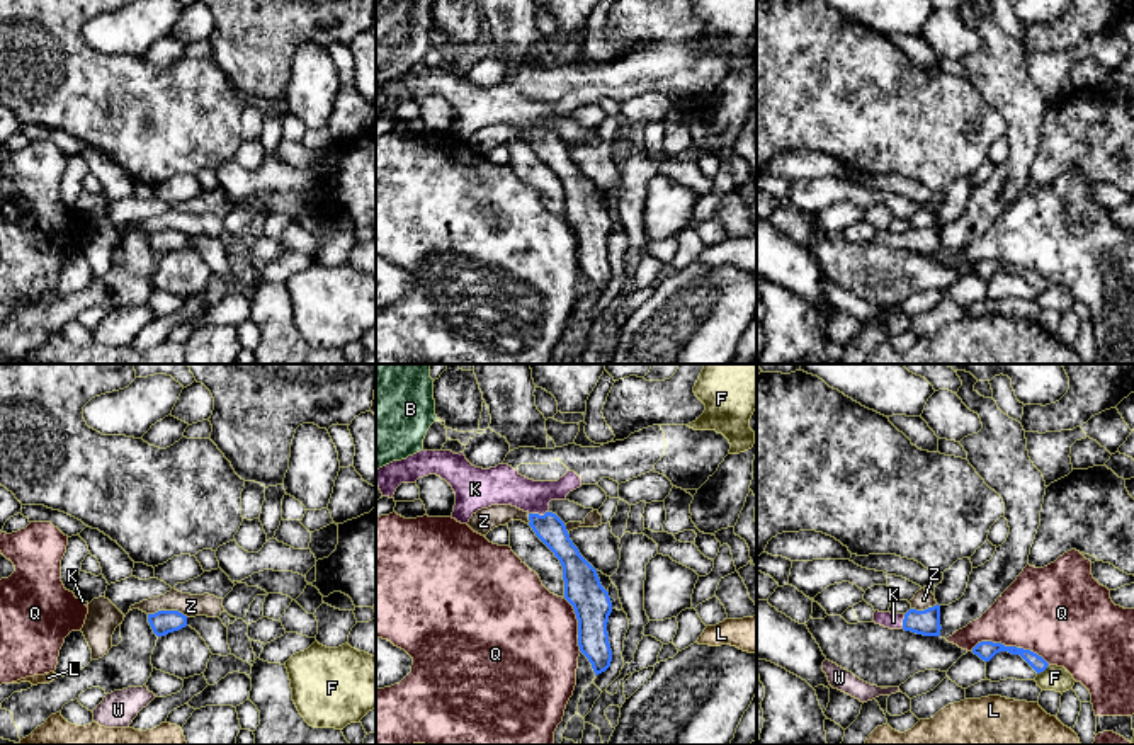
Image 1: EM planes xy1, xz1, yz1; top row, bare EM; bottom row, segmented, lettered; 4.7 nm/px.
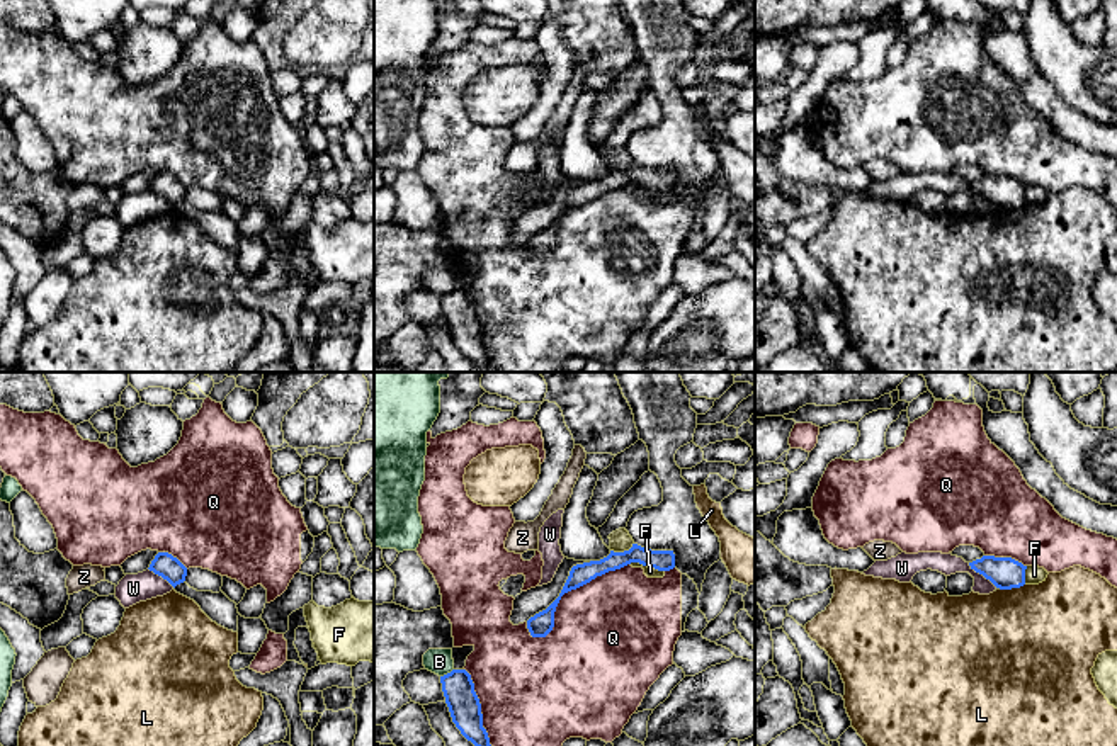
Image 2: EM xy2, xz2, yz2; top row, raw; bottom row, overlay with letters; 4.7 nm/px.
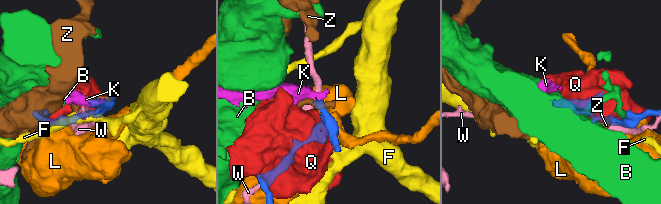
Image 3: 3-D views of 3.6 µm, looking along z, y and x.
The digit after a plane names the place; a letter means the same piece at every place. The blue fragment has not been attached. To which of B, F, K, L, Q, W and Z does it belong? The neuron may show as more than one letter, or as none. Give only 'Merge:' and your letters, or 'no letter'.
Merge: K

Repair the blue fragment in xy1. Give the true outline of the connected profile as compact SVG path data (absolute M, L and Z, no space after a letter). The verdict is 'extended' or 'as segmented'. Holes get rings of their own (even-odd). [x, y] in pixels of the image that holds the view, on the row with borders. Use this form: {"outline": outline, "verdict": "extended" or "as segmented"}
{"outline": "M158 611L155 614L148 614L148 623L156 636L165 636L185 628L187 616L179 611Z", "verdict": "as segmented"}

